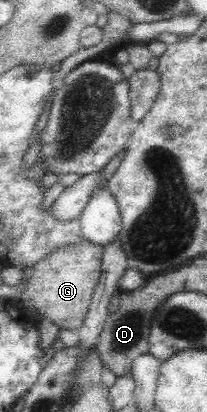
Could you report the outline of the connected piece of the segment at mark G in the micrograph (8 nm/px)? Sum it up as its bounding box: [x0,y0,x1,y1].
[25,239,104,332]

